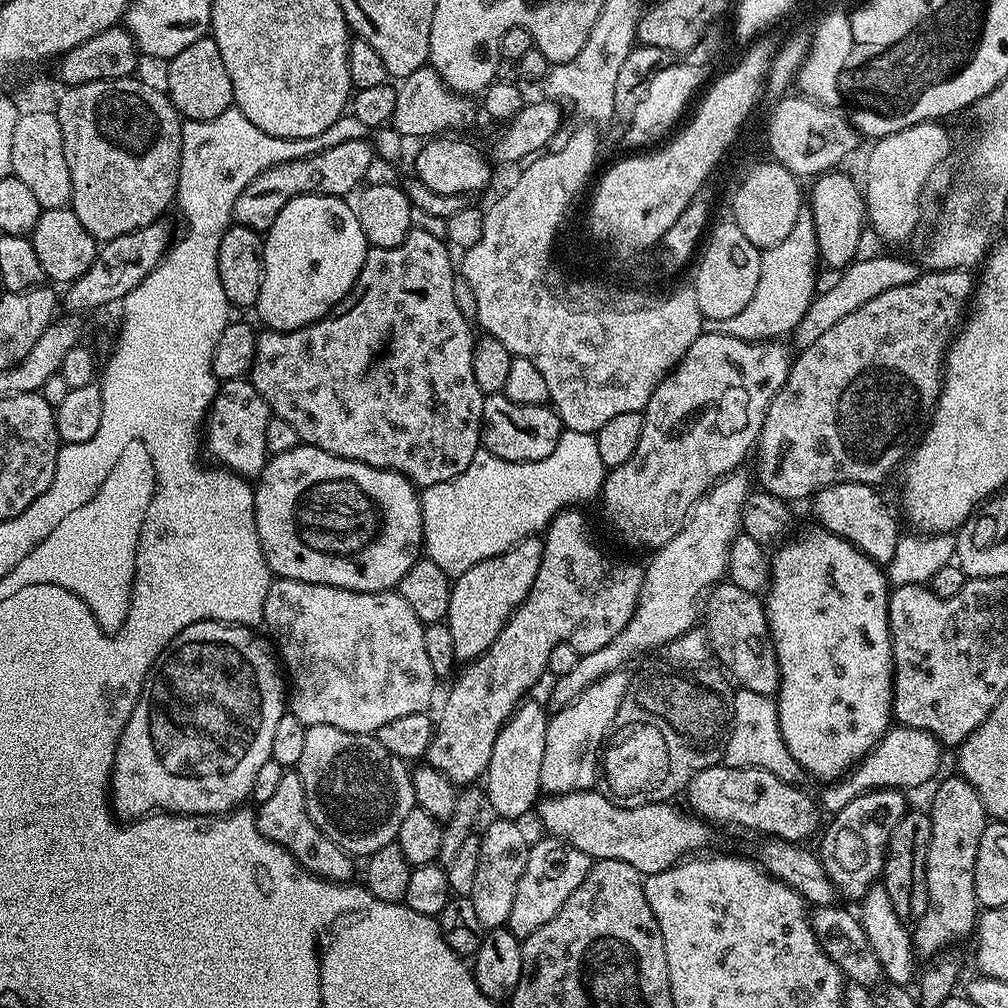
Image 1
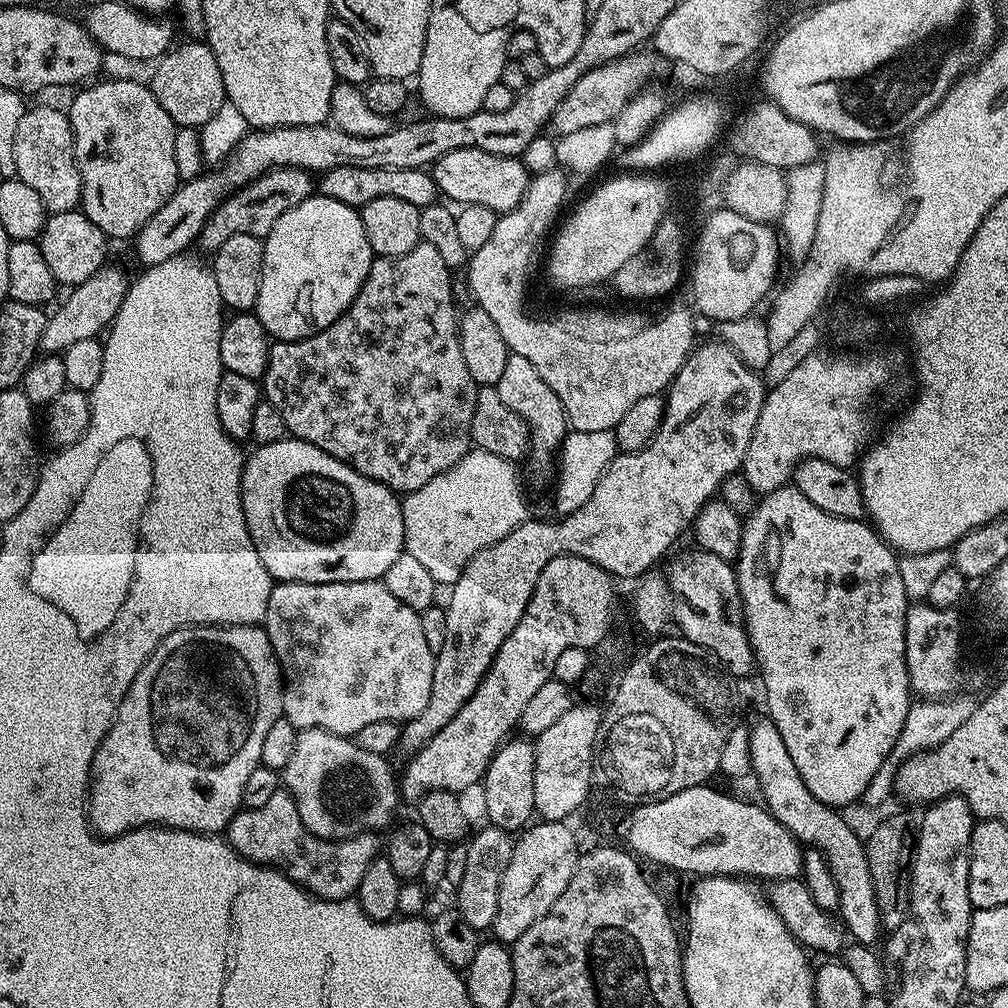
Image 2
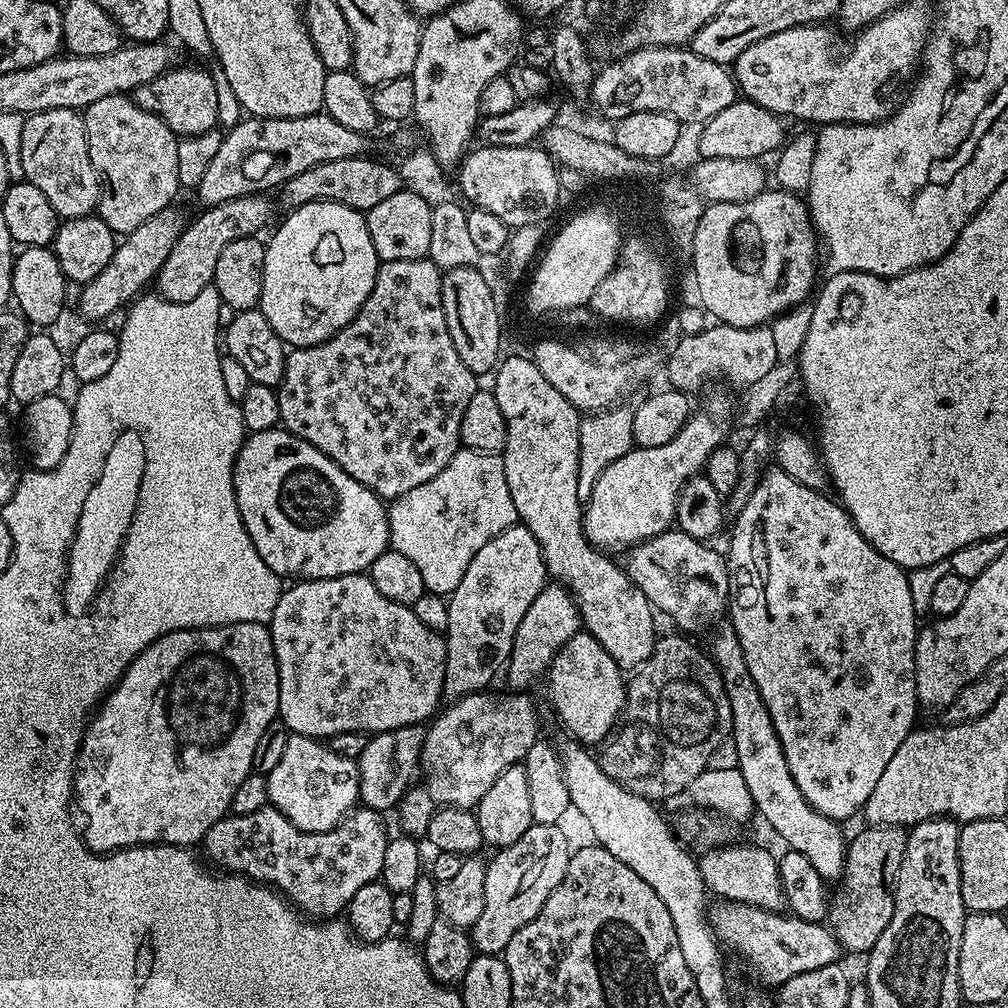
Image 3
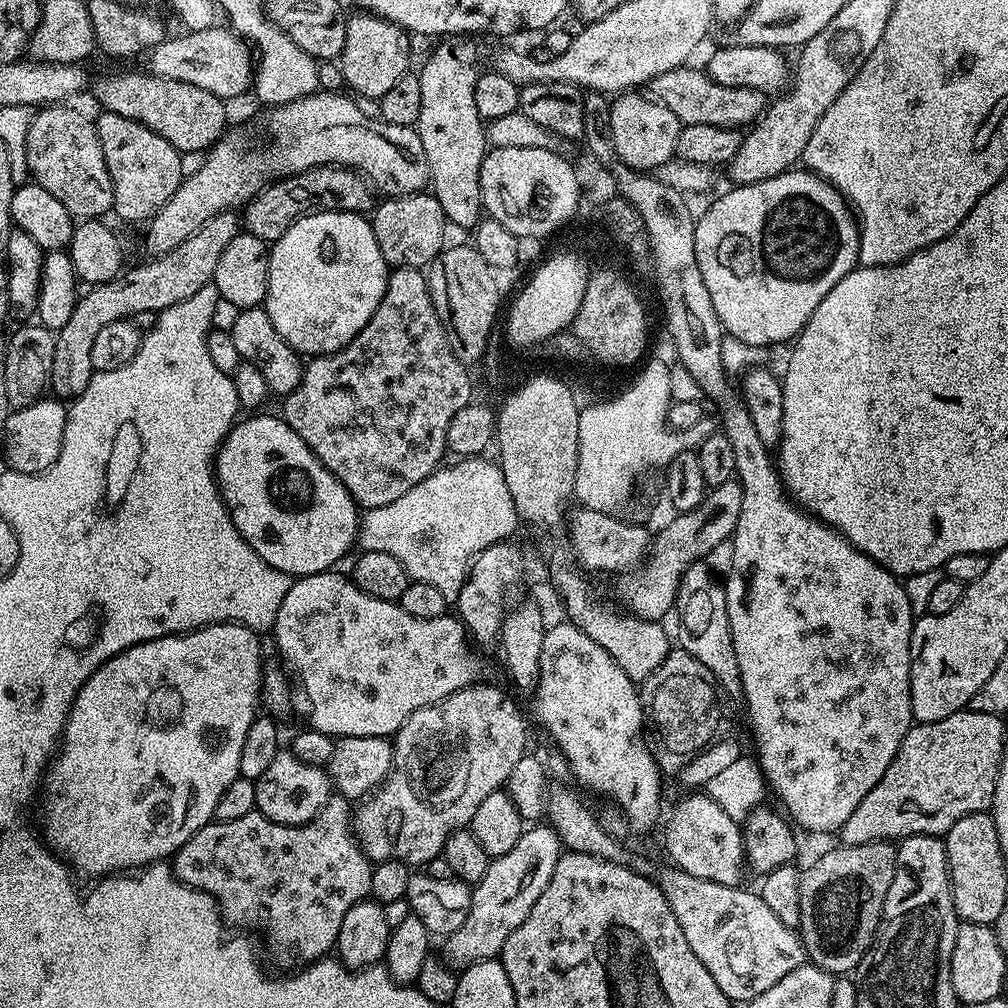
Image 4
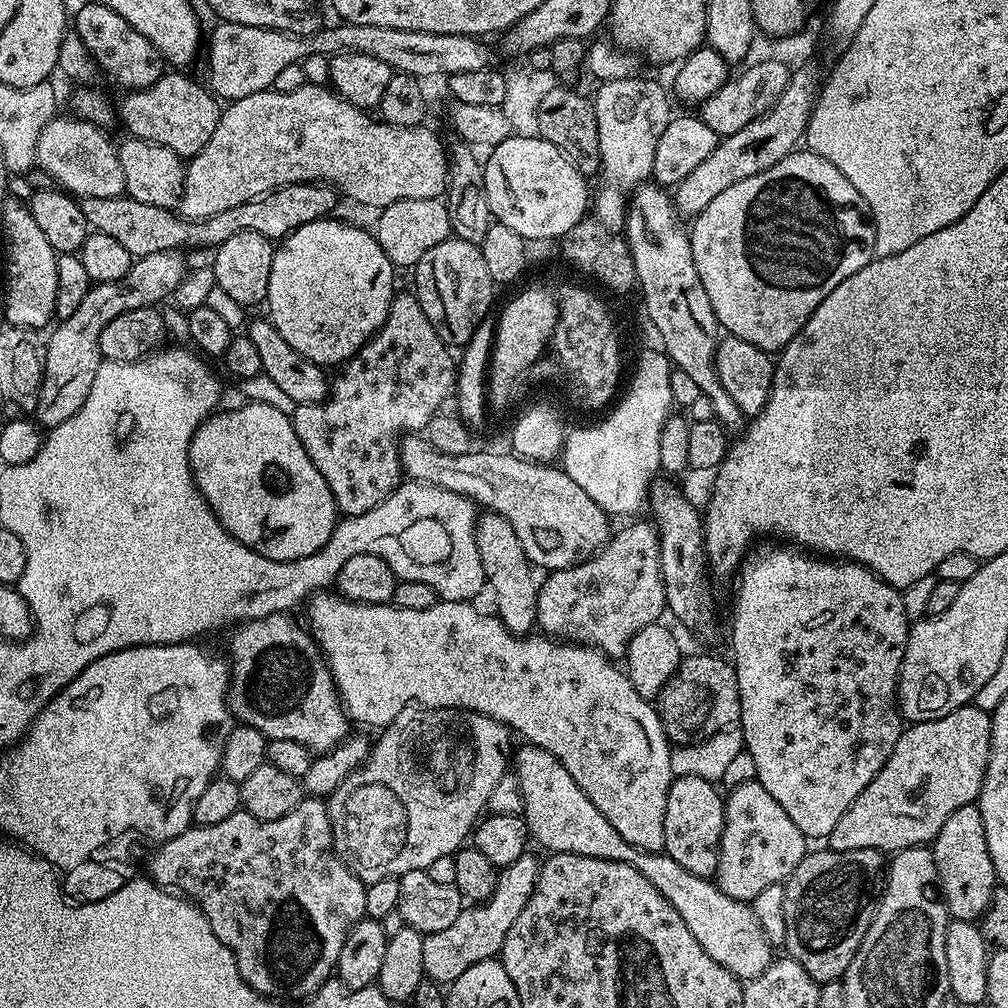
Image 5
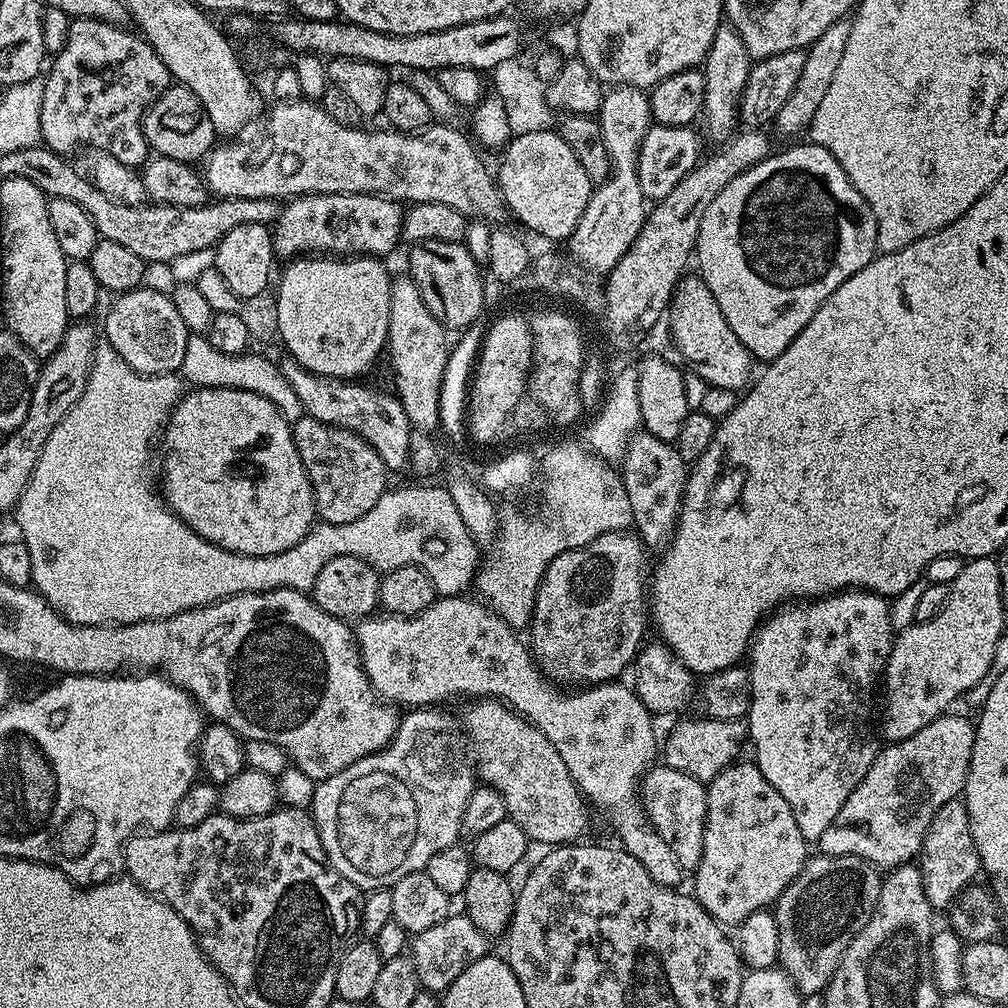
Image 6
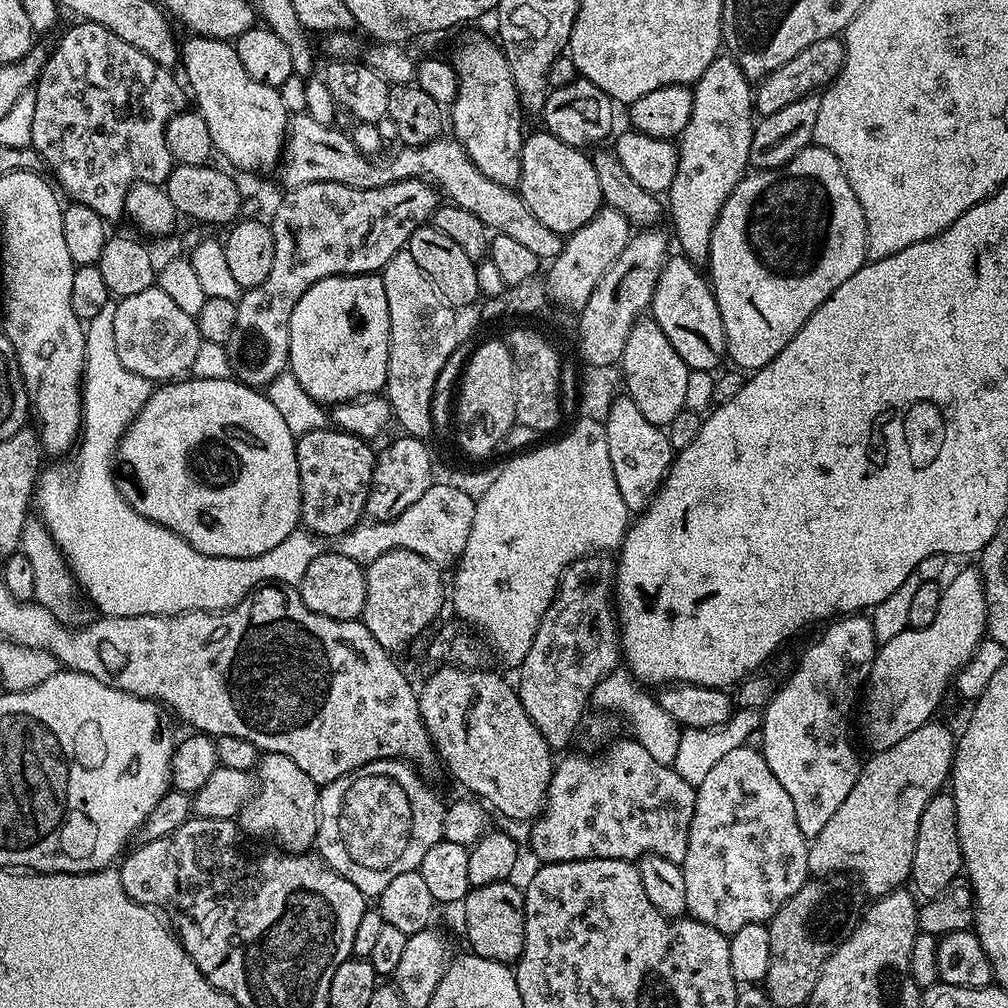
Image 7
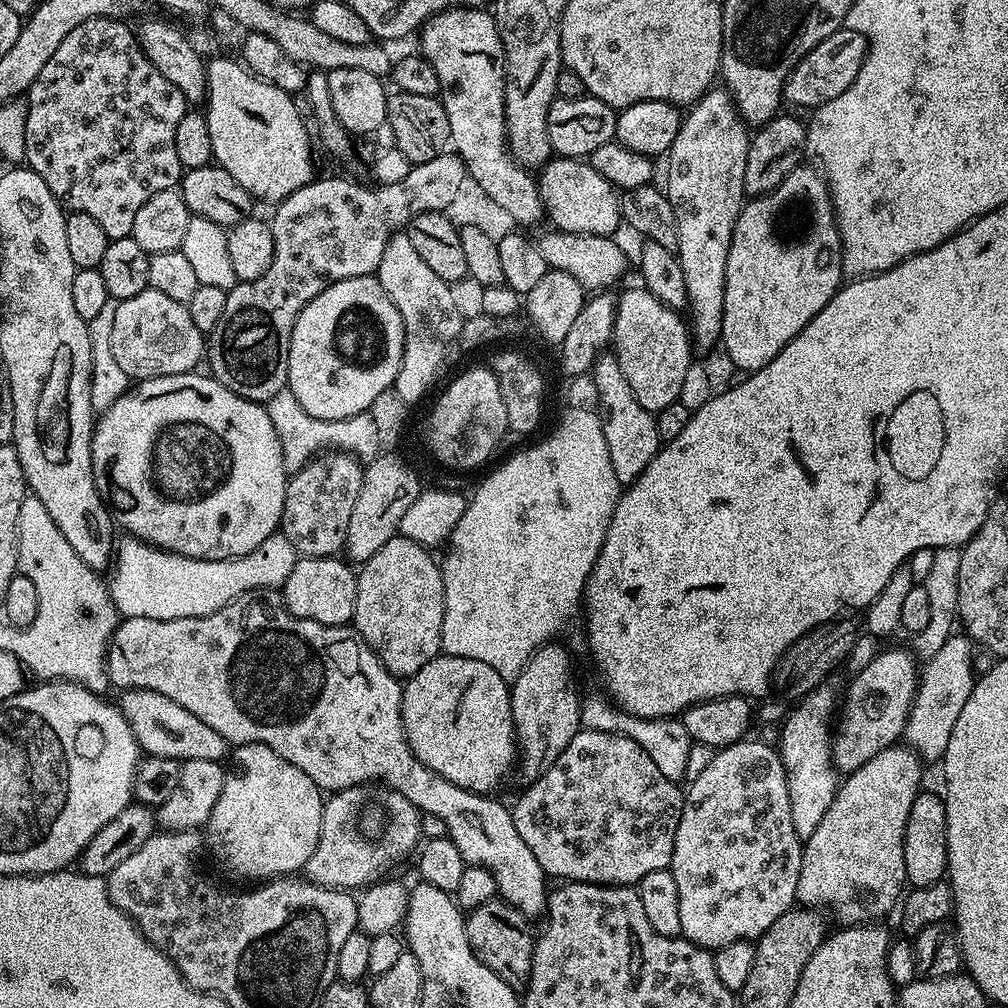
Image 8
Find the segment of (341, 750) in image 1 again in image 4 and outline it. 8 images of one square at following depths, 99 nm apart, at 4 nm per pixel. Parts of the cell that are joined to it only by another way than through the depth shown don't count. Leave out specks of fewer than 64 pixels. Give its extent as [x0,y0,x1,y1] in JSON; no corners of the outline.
[255,750,334,824]

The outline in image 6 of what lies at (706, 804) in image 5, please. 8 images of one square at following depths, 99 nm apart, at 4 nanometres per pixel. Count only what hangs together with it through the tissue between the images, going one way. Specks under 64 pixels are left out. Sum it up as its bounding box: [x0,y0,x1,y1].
[640,766,707,870]

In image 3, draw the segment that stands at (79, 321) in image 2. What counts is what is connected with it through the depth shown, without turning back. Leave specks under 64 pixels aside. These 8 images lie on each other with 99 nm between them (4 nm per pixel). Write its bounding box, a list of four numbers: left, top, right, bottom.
[79,206,186,322]

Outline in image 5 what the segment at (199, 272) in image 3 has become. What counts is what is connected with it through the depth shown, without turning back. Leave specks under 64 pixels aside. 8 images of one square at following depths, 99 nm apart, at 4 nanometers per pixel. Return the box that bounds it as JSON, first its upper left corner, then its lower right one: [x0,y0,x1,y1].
[34,252,186,429]

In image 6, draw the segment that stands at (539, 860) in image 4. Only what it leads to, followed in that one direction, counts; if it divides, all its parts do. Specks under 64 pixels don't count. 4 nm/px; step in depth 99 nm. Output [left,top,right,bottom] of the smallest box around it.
[410,914,489,994]

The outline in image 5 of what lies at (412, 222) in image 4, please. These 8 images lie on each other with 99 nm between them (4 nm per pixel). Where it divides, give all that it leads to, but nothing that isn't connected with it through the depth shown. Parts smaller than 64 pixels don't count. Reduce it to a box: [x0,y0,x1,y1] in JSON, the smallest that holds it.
[374,198,452,270]

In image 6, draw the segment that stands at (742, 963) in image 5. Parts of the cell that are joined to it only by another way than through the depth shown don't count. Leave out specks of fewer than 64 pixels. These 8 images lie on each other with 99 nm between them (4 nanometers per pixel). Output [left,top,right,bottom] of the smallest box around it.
[458,698,589,846]

